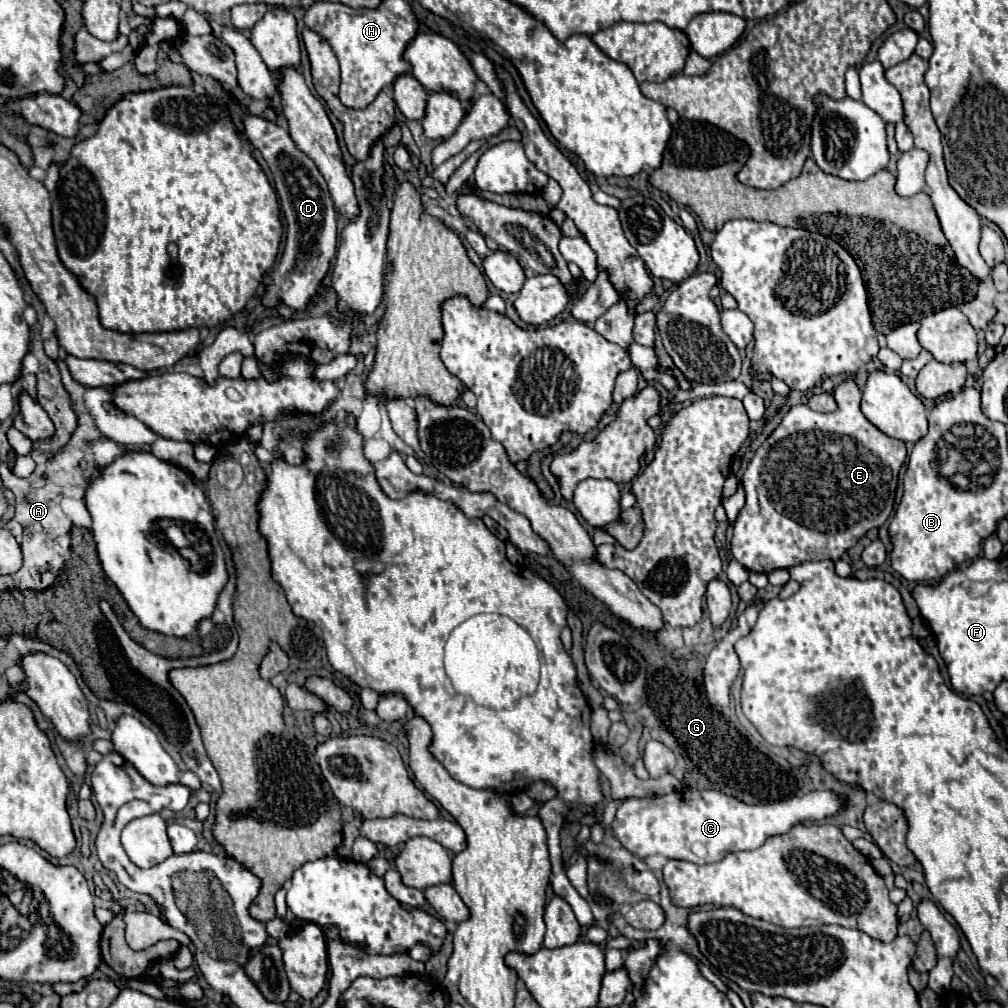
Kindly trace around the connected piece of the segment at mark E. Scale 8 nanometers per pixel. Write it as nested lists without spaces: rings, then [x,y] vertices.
[[[854,381],[836,385],[834,399],[838,405],[834,413],[816,413],[808,405],[790,407],[782,423],[748,463],[742,475],[746,505],[736,517],[730,547],[732,557],[748,571],[768,575],[774,569],[790,569],[804,561],[838,561],[860,537],[888,521],[894,509],[898,471],[906,459],[906,447],[900,439],[884,435],[862,415],[860,389]]]

